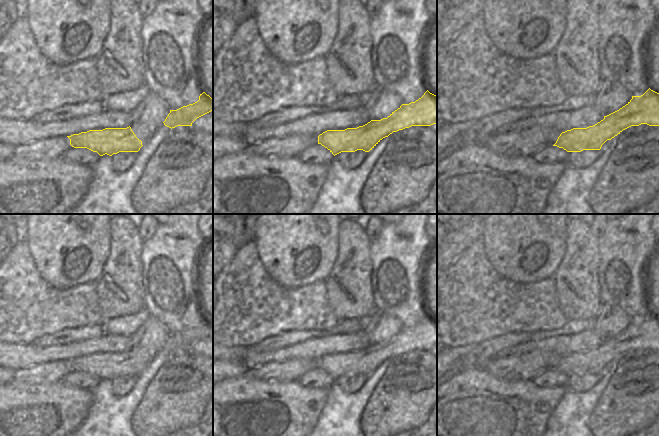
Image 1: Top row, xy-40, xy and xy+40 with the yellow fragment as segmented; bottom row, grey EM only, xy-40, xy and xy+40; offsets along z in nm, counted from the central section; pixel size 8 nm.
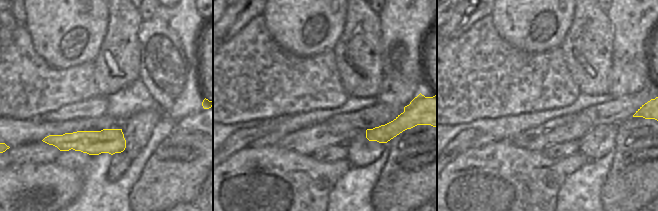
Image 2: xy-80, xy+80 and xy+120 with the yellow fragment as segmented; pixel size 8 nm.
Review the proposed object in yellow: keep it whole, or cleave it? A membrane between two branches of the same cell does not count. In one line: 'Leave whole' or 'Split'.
Leave whole.

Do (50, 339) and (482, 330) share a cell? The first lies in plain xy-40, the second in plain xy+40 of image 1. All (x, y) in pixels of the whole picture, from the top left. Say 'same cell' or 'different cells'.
different cells

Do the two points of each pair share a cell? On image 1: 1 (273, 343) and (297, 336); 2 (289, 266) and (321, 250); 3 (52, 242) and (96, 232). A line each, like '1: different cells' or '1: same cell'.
1: same cell
2: same cell
3: same cell

